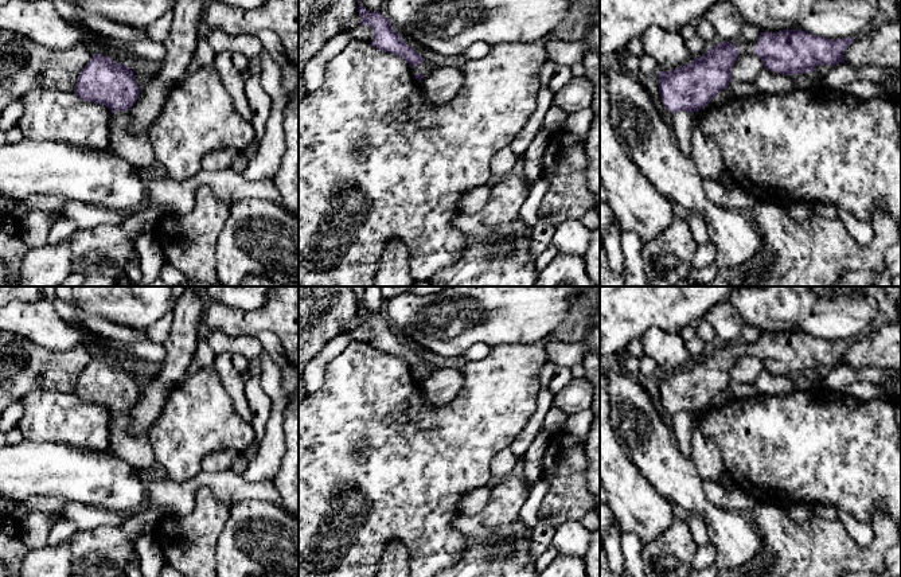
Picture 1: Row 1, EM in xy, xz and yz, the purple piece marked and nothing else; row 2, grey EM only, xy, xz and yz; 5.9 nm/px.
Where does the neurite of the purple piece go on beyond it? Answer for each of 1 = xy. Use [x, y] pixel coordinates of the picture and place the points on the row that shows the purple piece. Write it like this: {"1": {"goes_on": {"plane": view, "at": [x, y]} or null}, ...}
{"1": {"goes_on": null}}

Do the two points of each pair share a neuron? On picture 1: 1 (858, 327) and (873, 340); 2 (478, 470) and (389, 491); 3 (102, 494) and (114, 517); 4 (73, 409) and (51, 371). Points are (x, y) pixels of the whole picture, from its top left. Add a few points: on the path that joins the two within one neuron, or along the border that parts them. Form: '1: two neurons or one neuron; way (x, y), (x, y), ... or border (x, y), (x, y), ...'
1: two neurons; border (868, 330), (855, 339)
2: one neuron; way (456, 470), (410, 470)
3: two neurons; border (81, 502), (117, 513)
4: two neurons; border (31, 392), (61, 390), (73, 393)

